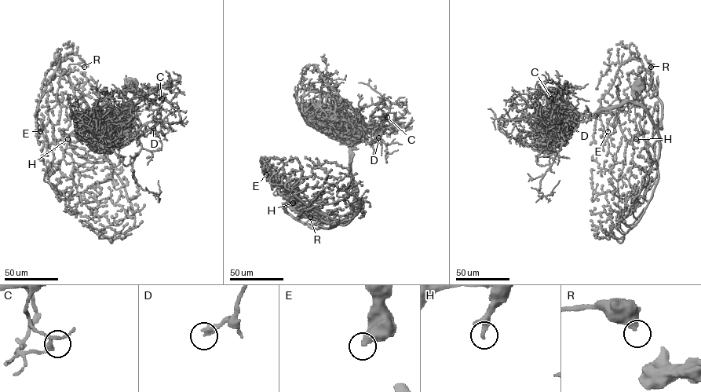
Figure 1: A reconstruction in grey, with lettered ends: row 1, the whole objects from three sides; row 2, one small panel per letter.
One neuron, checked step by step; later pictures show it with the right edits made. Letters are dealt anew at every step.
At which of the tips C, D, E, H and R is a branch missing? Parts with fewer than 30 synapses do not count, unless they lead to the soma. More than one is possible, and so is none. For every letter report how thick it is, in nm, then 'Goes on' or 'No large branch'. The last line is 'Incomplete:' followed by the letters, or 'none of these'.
C: Thickness 280 nm. No large branch
D: Thickness 360 nm. No large branch
E: Thickness 480 nm. No large branch
H: Thickness 280 nm. No large branch
R: Thickness 500 nm. No large branch
Incomplete: none of these

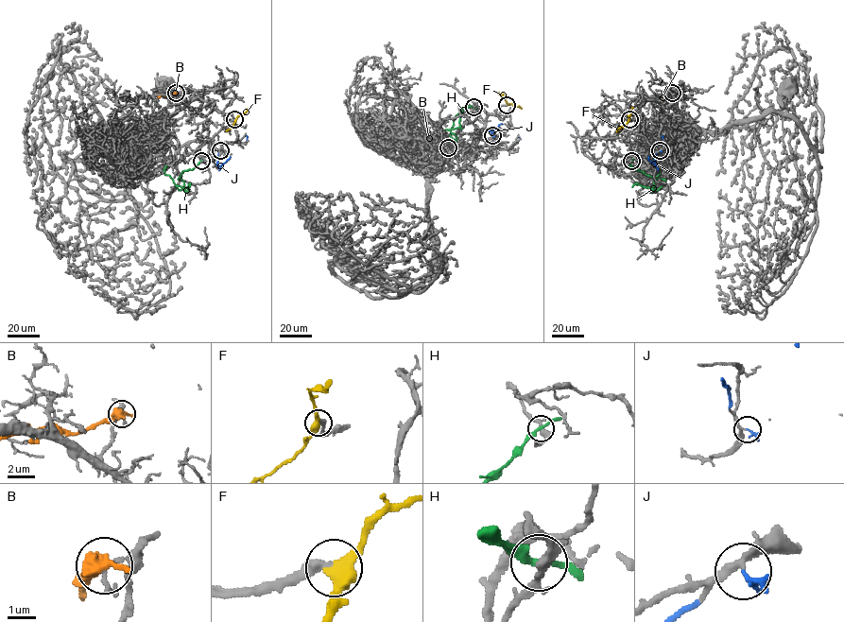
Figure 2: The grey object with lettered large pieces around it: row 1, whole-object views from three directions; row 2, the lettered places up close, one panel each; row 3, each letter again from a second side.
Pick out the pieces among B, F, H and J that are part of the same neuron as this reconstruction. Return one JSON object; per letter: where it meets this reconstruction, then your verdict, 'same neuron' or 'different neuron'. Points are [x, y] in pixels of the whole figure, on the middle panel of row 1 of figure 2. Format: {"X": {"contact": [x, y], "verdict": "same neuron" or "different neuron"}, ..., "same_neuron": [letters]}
{"B": {"contact": [448, 147], "verdict": "different neuron"}, "F": {"contact": [507, 105], "verdict": "same neuron"}, "H": {"contact": [473, 107], "verdict": "different neuron"}, "J": {"contact": [492, 135], "verdict": "different neuron"}, "same_neuron": ["F"]}

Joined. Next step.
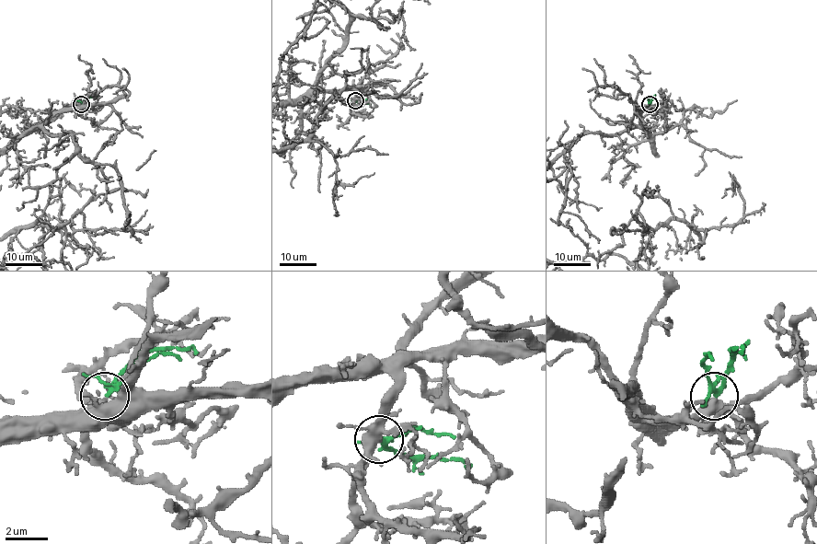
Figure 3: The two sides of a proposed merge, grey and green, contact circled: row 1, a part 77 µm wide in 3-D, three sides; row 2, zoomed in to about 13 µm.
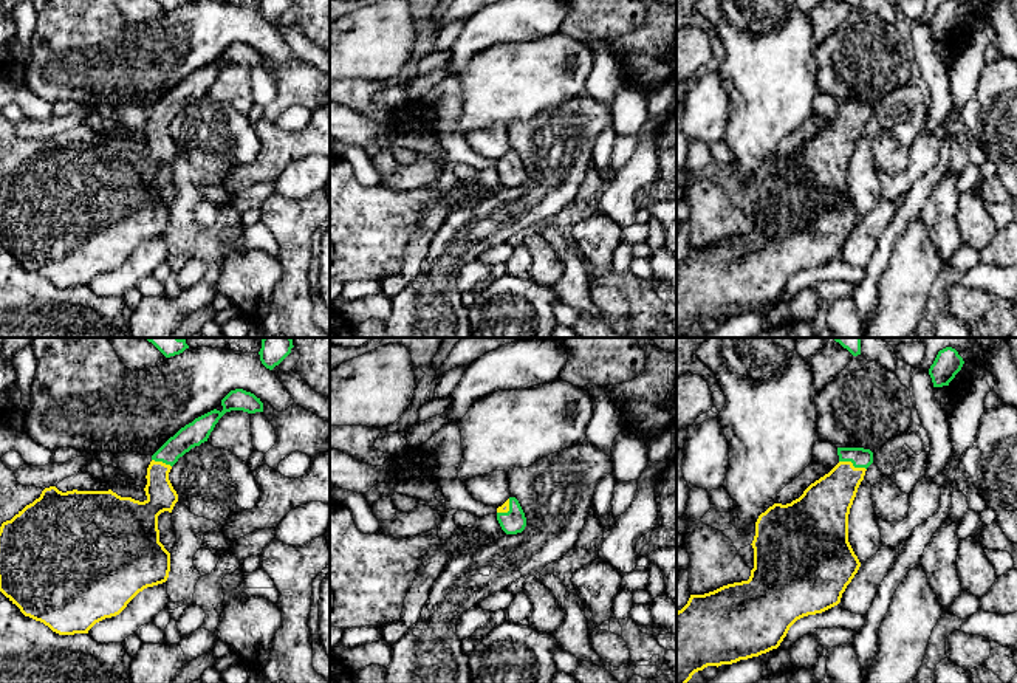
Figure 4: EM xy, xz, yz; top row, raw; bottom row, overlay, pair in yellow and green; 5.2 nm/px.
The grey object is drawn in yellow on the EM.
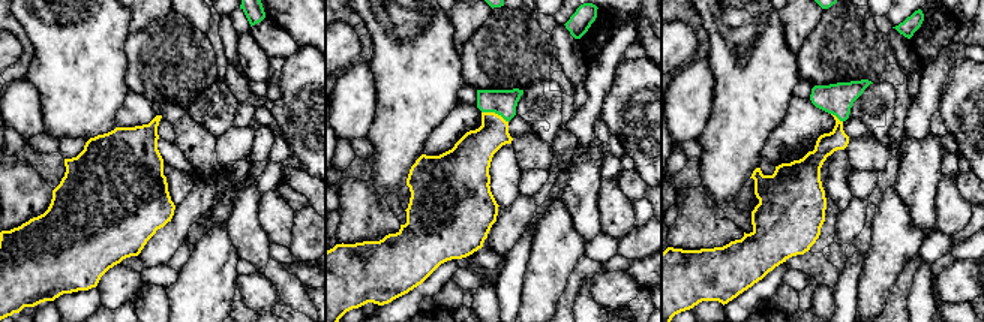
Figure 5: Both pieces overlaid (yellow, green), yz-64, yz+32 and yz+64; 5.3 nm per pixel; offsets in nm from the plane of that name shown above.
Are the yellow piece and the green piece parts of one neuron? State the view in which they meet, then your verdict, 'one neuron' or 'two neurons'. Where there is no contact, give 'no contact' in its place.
meets yellow in yz; one neuron

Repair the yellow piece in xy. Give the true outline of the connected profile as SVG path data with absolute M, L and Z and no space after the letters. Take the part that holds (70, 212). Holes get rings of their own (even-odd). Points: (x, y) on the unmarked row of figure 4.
M243 42L231 43L221 53L223 63L211 63L181 81L153 108L147 121L147 152L144 155L121 150L108 144L67 144L45 141L39 152L26 158L0 180L0 245L15 257L25 269L43 276L59 288L88 287L99 274L119 268L144 242L163 237L170 225L170 206L159 195L158 169L172 166L178 155L169 125L192 101L207 94L218 73L231 63L263 65L263 56Z

